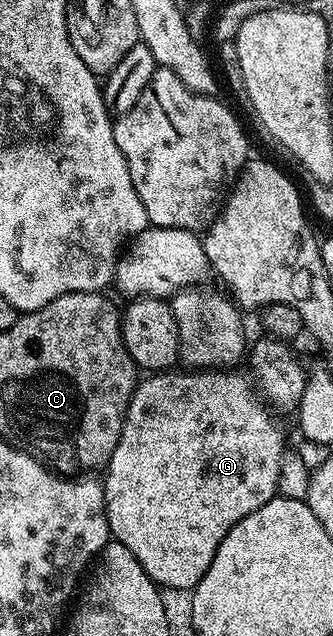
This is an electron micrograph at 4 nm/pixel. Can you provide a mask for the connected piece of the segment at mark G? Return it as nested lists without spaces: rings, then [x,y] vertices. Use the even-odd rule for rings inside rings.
[[[160,370],[137,383],[132,391],[128,409],[124,415],[122,434],[118,438],[118,446],[114,446],[114,454],[108,459],[106,471],[102,476],[104,486],[104,501],[106,502],[106,518],[111,539],[122,542],[134,558],[150,574],[150,578],[161,589],[188,588],[195,589],[196,583],[210,570],[210,562],[214,562],[214,554],[218,554],[218,546],[222,538],[242,518],[246,518],[254,510],[258,510],[266,502],[270,502],[278,495],[278,470],[282,466],[282,458],[286,451],[284,436],[276,425],[276,420],[271,416],[269,405],[265,403],[259,392],[256,391],[253,381],[240,370]]]

